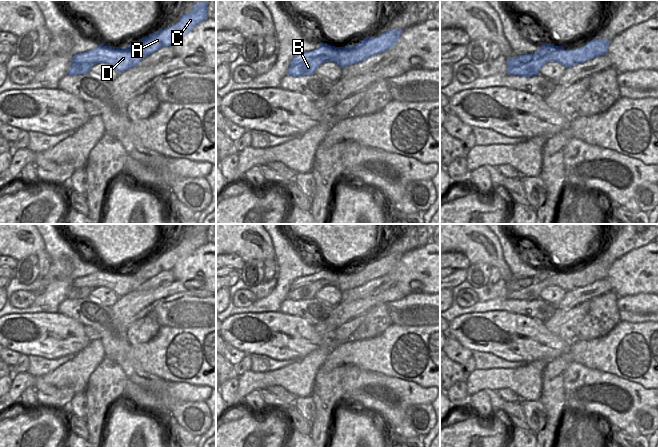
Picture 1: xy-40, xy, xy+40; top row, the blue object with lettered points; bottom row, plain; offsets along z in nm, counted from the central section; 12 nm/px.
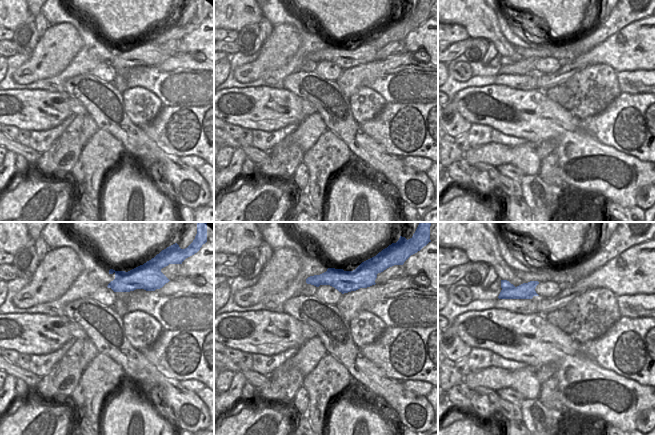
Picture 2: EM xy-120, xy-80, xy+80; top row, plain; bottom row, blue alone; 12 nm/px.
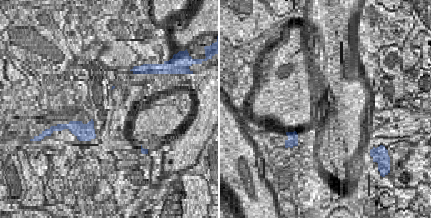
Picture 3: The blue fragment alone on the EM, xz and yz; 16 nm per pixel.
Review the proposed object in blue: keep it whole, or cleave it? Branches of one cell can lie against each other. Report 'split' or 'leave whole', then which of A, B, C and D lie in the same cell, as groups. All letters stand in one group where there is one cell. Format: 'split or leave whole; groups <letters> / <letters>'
split; groups A B C / D

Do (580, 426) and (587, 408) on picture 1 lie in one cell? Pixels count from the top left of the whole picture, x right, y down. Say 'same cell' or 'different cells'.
different cells

